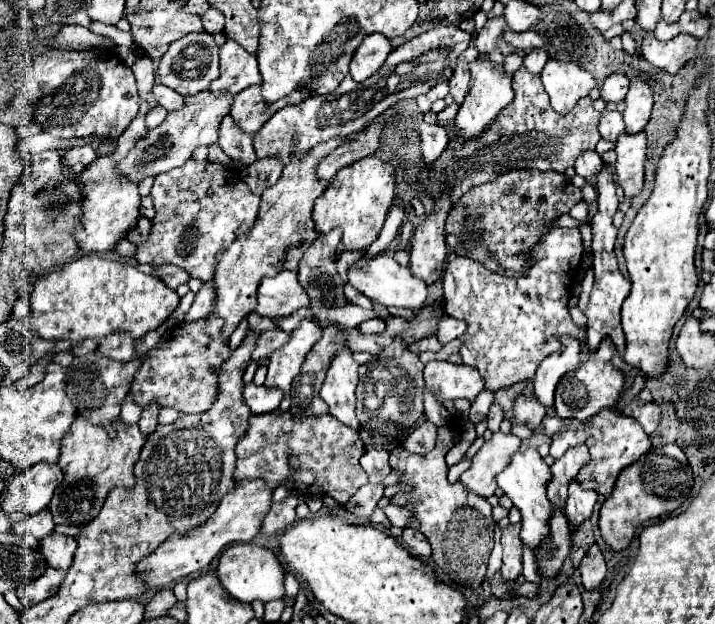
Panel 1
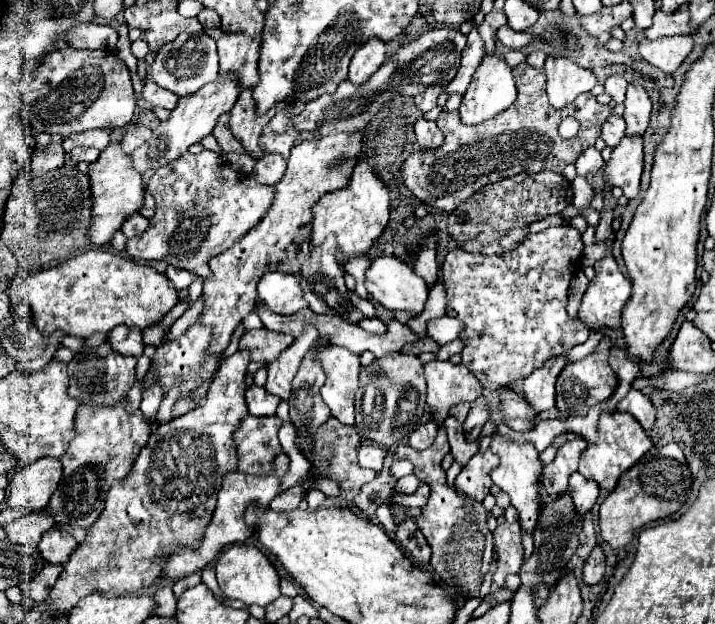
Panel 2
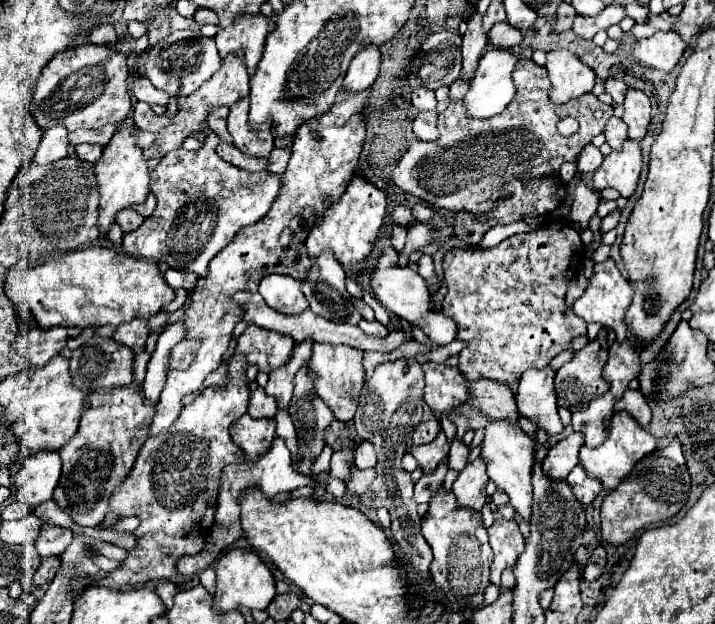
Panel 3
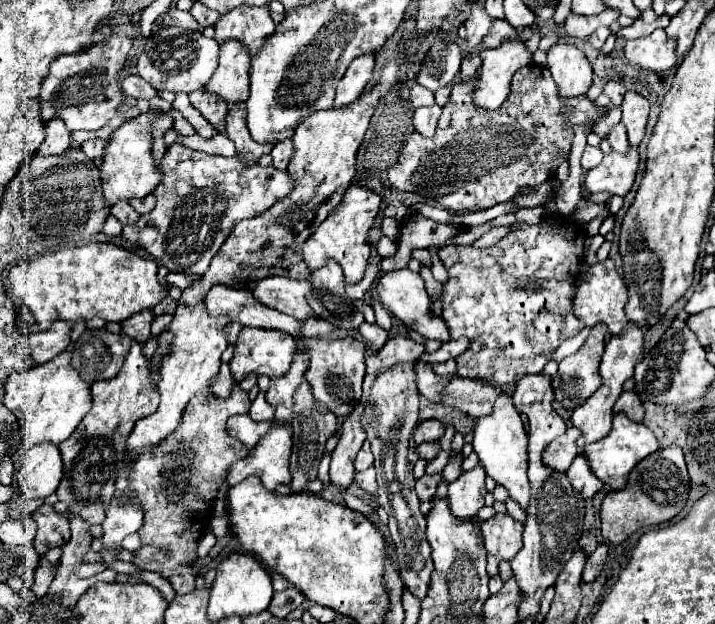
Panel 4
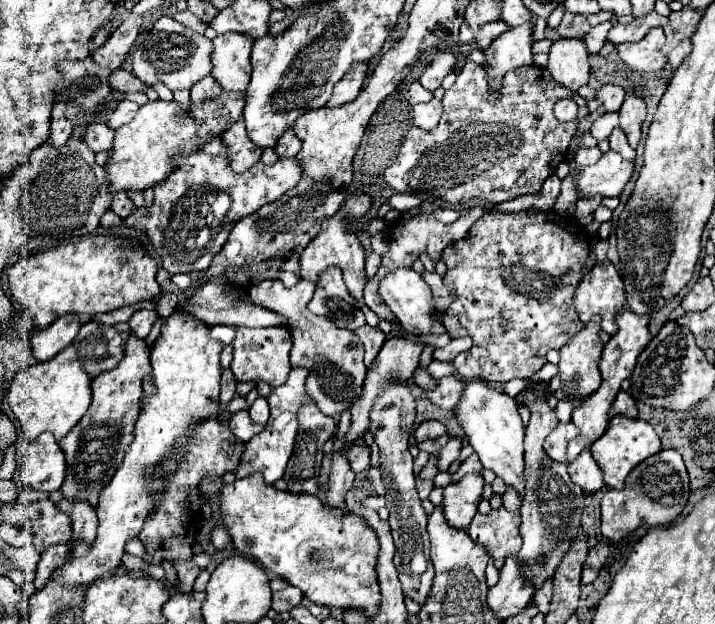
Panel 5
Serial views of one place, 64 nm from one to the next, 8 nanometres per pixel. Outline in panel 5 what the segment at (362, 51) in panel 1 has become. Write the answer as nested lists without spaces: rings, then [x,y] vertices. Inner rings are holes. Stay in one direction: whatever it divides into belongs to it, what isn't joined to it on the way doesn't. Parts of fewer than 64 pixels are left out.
[[[354,64],[354,68],[348,72],[348,76],[344,76],[344,80],[340,80],[340,84],[336,84],[336,88],[332,92],[332,100],[328,100],[326,106],[336,108],[346,102],[352,102],[364,86],[366,70],[368,70],[368,64]]]

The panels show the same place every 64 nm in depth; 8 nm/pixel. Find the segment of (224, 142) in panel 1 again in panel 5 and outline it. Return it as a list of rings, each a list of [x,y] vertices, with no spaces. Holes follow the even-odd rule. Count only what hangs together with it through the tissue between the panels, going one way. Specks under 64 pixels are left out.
[[[208,74],[208,78],[204,78],[204,80],[200,80],[200,82],[196,82],[196,84],[192,86],[192,100],[194,100],[194,102],[210,100],[210,98],[218,96],[220,90],[222,90],[222,88],[220,88],[220,86],[212,80],[212,76]]]

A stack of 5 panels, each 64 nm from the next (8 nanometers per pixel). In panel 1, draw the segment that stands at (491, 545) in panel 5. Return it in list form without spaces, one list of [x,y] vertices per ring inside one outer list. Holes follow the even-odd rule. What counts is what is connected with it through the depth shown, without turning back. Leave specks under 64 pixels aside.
[[[508,524],[502,528],[500,544],[504,548],[504,558],[502,558],[502,576],[506,580],[514,580],[522,574],[522,540],[518,536],[520,524]]]

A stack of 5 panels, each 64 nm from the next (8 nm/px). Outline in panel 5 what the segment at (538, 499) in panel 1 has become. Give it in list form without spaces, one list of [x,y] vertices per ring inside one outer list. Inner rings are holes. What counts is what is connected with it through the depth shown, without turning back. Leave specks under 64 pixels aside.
[[[460,378],[466,388],[462,392],[460,404],[456,406],[454,414],[458,424],[462,426],[464,434],[470,440],[470,446],[480,456],[480,462],[484,468],[494,470],[496,476],[500,476],[506,484],[514,486],[518,494],[522,496],[524,490],[524,424],[518,414],[518,406],[514,398],[506,396],[504,392],[494,390],[492,386],[484,384],[480,378]]]

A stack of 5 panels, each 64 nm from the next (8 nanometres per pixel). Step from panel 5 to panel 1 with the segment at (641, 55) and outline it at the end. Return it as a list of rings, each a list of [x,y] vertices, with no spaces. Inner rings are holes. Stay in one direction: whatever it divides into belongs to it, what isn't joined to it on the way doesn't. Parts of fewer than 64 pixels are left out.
[[[680,34],[668,42],[662,42],[652,36],[644,36],[640,50],[642,56],[656,68],[676,74],[694,56],[696,38],[690,34]]]

